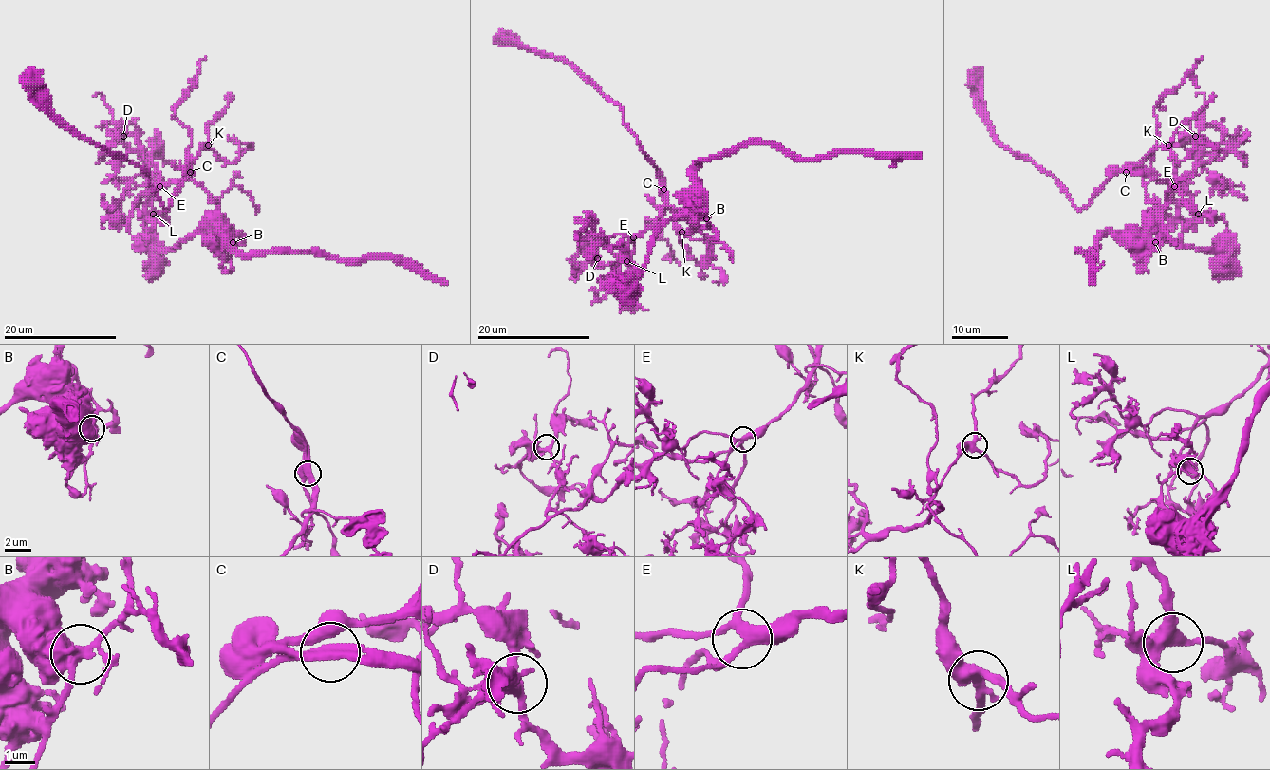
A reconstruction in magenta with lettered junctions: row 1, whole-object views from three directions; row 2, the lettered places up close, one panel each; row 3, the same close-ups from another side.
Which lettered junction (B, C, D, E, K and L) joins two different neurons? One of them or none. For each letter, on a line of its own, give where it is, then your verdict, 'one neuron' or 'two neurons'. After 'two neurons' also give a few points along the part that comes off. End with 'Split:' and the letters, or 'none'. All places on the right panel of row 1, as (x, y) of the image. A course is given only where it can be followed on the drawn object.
B: (1155, 242) | two neurons | (1154, 243), (1163, 209), (1148, 202), (1139, 174), (1113, 174), (1077, 209), (1052, 177), (995, 138), (973, 70)
C: (1126, 172) | one neuron
D: (1195, 136) | one neuron
E: (1174, 186) | one neuron
K: (1168, 145) | one neuron
L: (1198, 214) | one neuron
Split: B

